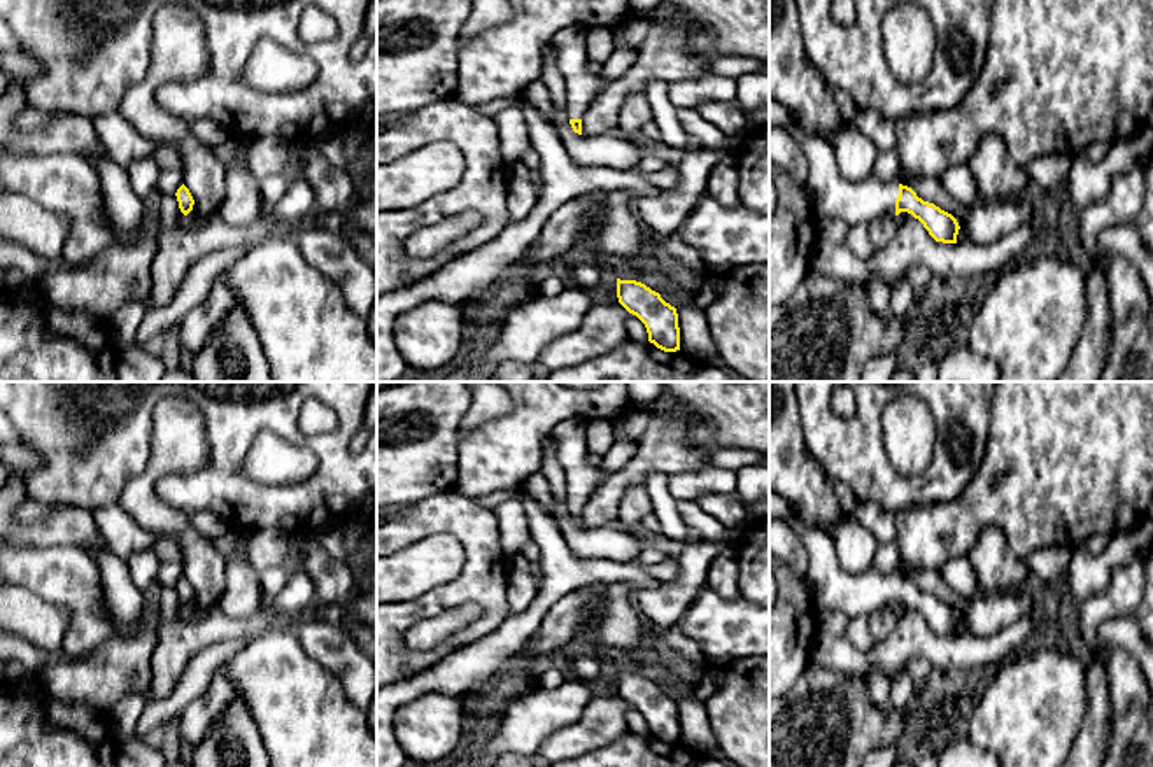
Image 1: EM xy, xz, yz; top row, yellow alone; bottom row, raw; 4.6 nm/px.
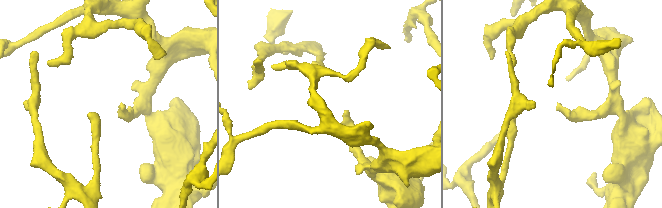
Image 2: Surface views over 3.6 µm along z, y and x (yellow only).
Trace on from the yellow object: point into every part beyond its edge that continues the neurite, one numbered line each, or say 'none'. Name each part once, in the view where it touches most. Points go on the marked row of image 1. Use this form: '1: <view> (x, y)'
1: yz (829, 195)

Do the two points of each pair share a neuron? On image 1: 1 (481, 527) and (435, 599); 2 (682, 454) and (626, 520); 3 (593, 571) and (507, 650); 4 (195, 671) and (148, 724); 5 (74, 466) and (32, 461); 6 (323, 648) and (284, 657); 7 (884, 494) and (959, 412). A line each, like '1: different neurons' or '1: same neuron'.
1: same neuron
2: different neurons
3: same neuron
4: same neuron
5: different neurons
6: different neurons
7: same neuron

